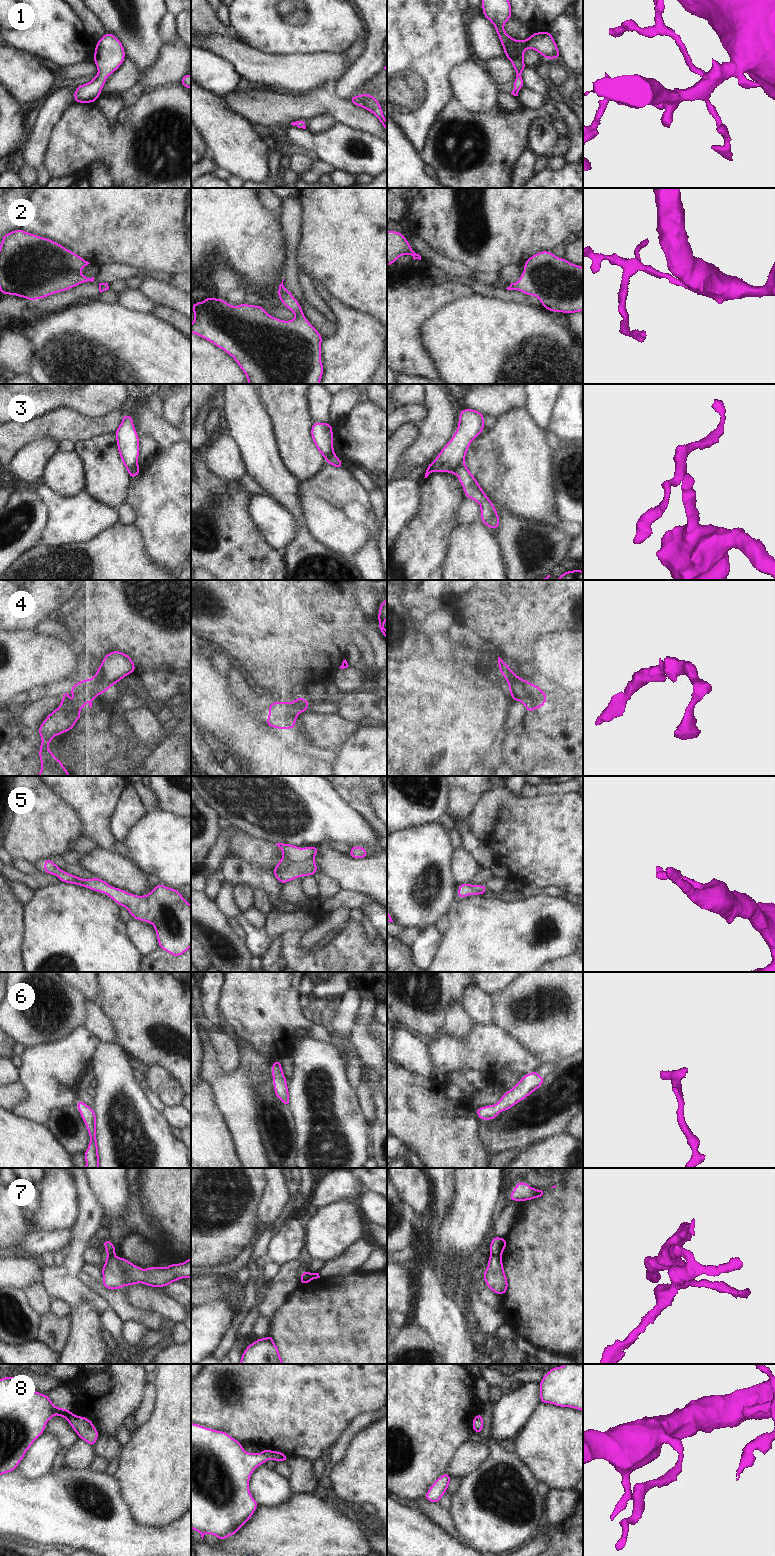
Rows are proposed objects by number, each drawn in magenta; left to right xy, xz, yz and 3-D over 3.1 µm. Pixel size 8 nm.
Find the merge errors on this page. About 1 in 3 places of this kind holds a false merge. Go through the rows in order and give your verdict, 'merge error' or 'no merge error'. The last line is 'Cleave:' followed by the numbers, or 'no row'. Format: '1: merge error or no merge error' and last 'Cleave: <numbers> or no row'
1: no merge error
2: no merge error
3: merge error
4: no merge error
5: no merge error
6: no merge error
7: merge error
8: no merge error
Cleave: 3, 7

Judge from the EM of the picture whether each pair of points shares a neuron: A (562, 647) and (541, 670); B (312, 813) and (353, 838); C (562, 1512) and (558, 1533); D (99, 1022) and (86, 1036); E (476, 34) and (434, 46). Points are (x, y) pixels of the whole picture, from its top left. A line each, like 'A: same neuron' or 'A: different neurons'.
A: same neuron
B: same neuron
C: different neurons
D: different neurons
E: different neurons

